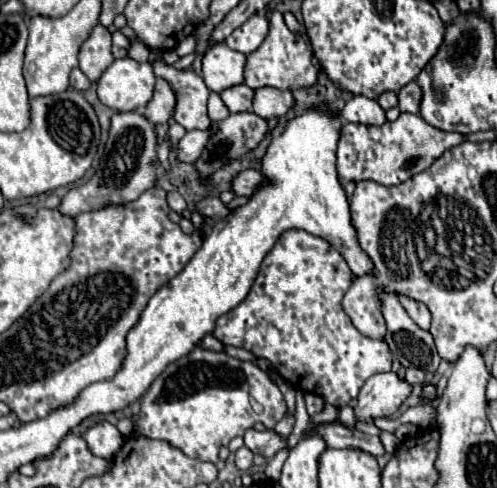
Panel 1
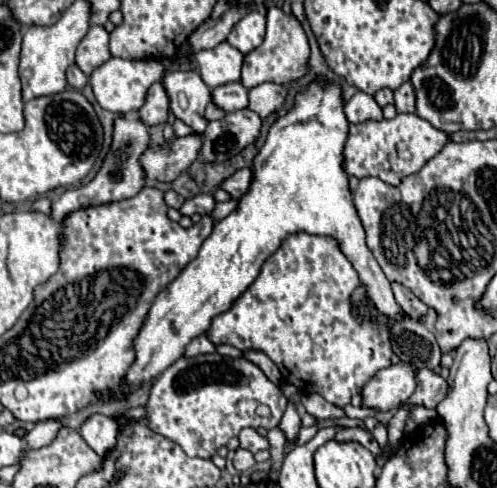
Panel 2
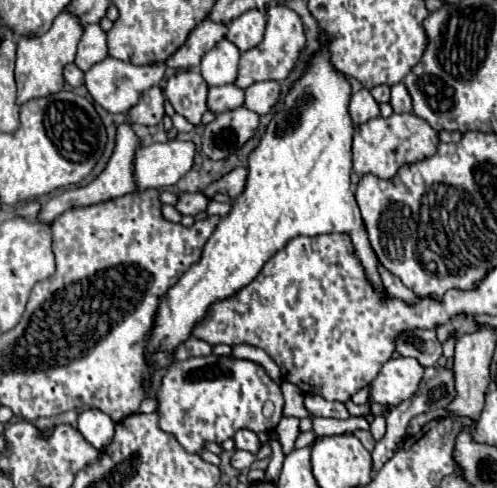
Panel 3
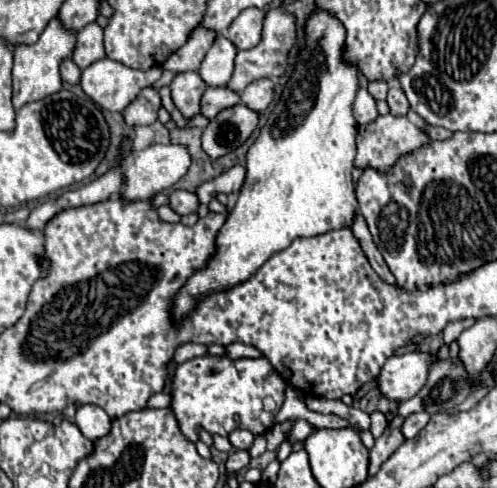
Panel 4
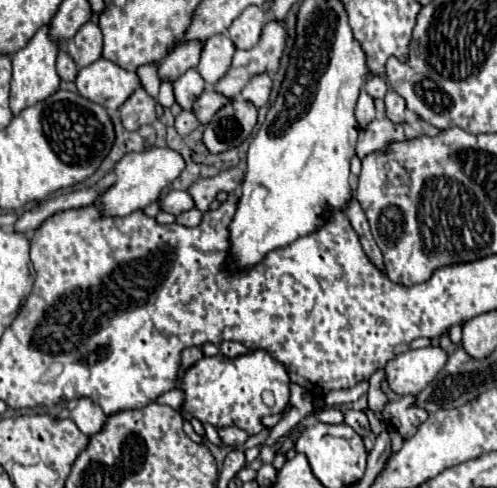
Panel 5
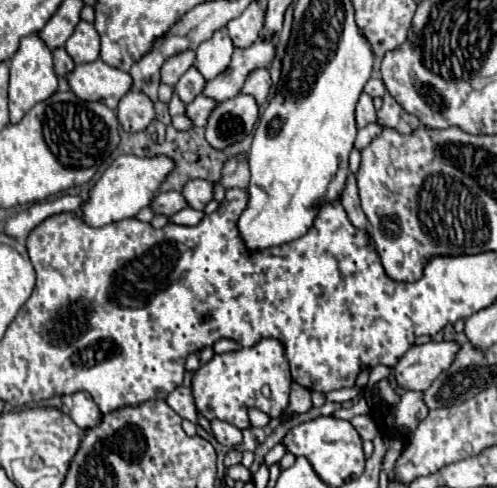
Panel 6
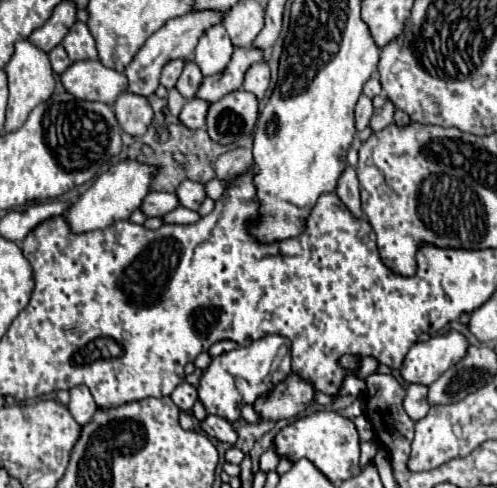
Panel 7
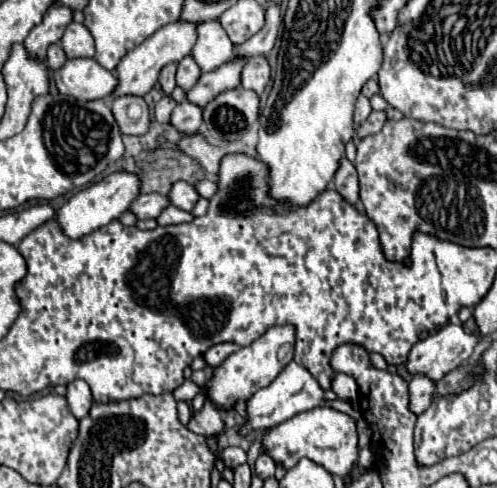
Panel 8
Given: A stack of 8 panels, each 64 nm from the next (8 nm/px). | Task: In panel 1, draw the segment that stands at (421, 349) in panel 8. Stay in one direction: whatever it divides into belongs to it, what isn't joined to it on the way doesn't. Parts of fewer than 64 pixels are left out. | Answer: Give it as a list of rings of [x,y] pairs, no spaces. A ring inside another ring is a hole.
[[[394,372],[376,374],[360,388],[358,404],[354,408],[358,422],[372,424],[376,418],[392,416],[408,398],[412,386],[406,380],[398,380]]]

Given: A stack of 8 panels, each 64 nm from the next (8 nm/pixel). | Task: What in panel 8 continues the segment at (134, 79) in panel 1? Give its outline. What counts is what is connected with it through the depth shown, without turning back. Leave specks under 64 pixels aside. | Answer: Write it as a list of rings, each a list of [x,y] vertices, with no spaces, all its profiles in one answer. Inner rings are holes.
[[[74,58],[68,60],[60,70],[54,70],[56,86],[62,94],[76,100],[102,100],[108,98],[116,84],[116,74],[102,68],[92,58]]]

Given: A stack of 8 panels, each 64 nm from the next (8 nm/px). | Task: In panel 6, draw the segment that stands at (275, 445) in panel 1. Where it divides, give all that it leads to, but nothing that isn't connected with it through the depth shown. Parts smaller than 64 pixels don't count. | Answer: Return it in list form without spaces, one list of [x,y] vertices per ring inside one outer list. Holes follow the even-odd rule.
[[[212,420],[212,430],[214,430],[214,438],[222,444],[222,446],[230,446],[236,448],[242,442],[242,430],[228,424],[228,422],[220,422],[220,420]]]

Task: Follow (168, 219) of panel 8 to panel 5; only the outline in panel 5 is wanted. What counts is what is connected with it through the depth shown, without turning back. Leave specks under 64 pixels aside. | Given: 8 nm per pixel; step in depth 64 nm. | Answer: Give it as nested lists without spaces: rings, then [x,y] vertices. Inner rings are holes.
[[[192,208],[192,210],[184,212],[184,214],[180,214],[176,218],[176,222],[182,224],[182,226],[198,226],[200,224],[200,218],[202,218],[202,212],[196,210],[196,208]]]

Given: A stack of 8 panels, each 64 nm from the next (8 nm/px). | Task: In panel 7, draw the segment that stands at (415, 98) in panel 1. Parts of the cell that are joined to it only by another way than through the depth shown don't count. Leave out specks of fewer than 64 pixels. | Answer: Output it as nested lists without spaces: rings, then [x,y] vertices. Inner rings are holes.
[[[386,100],[384,108],[374,110],[374,116],[372,116],[372,120],[370,120],[372,130],[382,130],[382,128],[386,128],[388,124],[394,124],[394,112],[396,112],[396,106],[394,106],[390,100]]]

